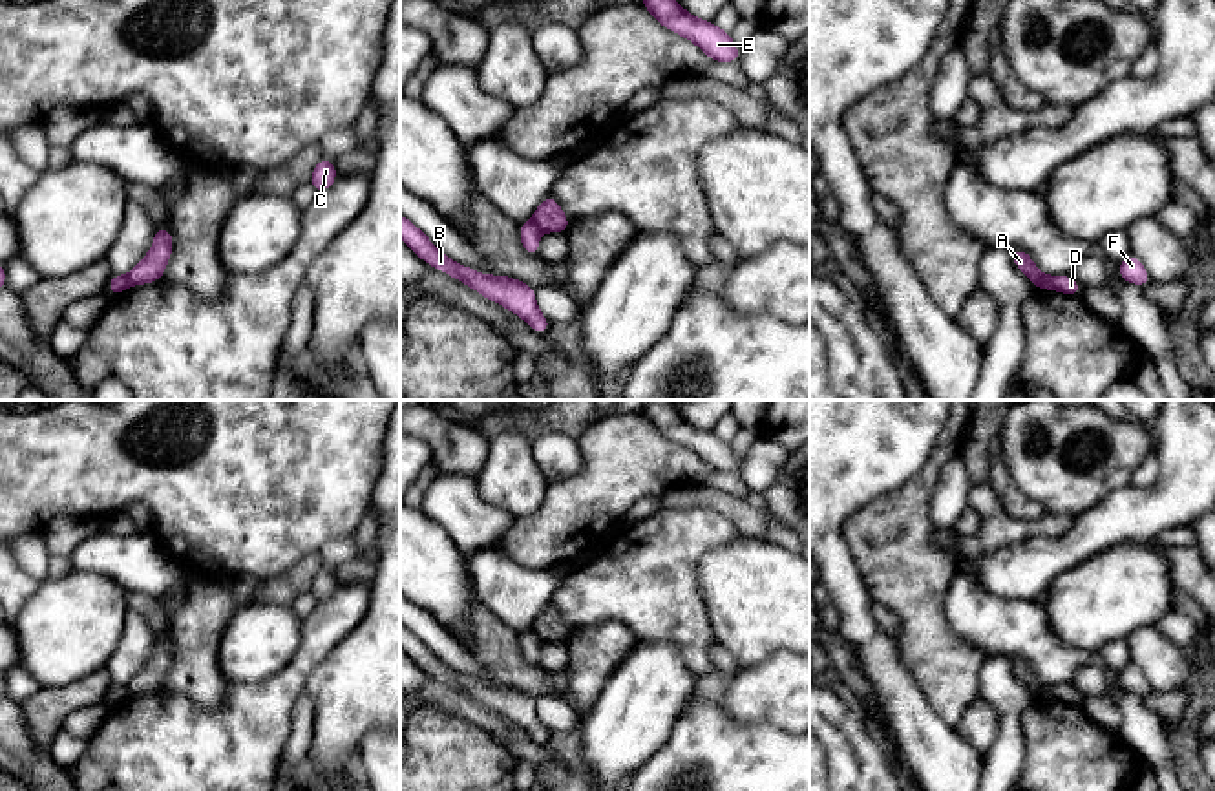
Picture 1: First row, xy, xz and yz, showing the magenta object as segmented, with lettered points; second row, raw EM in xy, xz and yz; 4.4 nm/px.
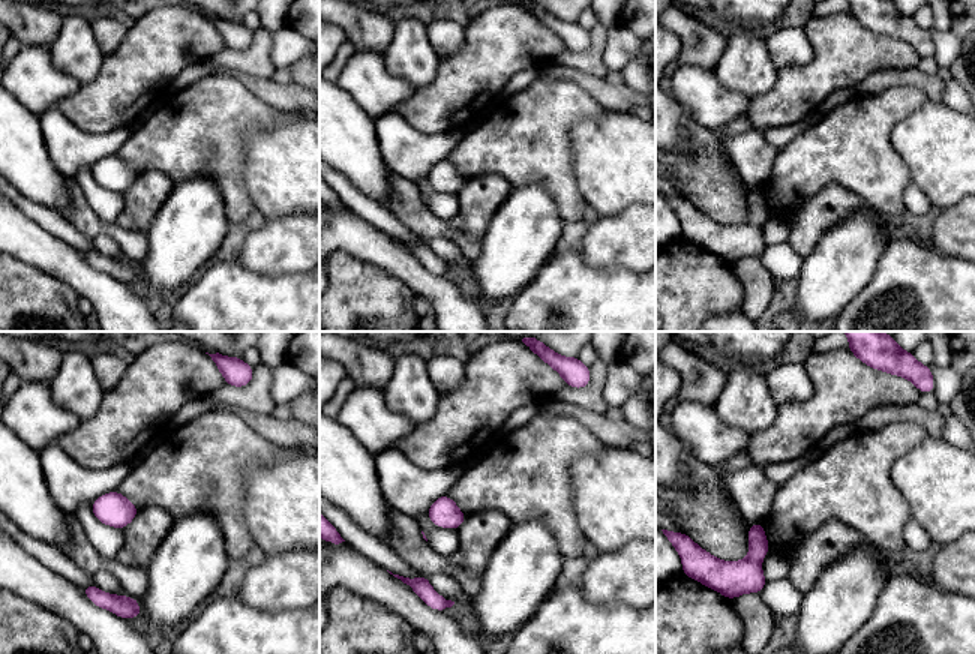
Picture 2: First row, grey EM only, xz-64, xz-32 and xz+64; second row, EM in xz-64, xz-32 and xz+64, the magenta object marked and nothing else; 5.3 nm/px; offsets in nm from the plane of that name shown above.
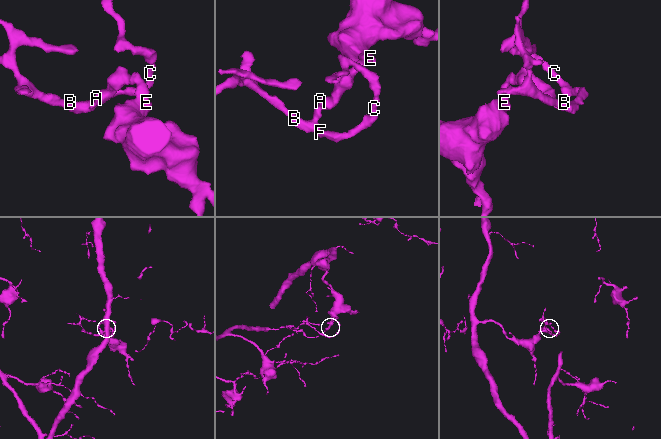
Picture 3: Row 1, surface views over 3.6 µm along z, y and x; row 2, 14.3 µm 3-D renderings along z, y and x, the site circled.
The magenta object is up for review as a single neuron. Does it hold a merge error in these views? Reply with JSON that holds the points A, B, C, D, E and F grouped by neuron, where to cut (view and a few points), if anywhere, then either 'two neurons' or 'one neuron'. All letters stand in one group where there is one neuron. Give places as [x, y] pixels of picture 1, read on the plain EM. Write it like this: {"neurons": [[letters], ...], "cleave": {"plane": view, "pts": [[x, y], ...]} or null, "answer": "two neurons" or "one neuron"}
{"neurons": [["A", "E"], ["B", "C", "D", "F"]], "cleave": {"plane": "xz", "pts": [[530, 629], [541, 640]]}, "answer": "two neurons"}

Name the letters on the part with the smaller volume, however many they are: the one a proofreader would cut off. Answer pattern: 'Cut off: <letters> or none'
Cut off: B, C, D, F

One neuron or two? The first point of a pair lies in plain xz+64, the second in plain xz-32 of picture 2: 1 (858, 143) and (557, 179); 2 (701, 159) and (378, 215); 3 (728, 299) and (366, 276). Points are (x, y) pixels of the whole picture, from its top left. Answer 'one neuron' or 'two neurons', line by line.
1: one neuron
2: two neurons
3: one neuron

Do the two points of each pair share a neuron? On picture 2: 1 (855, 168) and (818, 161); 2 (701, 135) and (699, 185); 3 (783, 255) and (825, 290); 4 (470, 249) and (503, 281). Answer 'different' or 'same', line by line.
1: same
2: same
3: different
4: different

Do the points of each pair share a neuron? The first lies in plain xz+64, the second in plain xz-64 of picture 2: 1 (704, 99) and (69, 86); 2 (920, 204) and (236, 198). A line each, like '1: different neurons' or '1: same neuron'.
1: same neuron
2: different neurons

